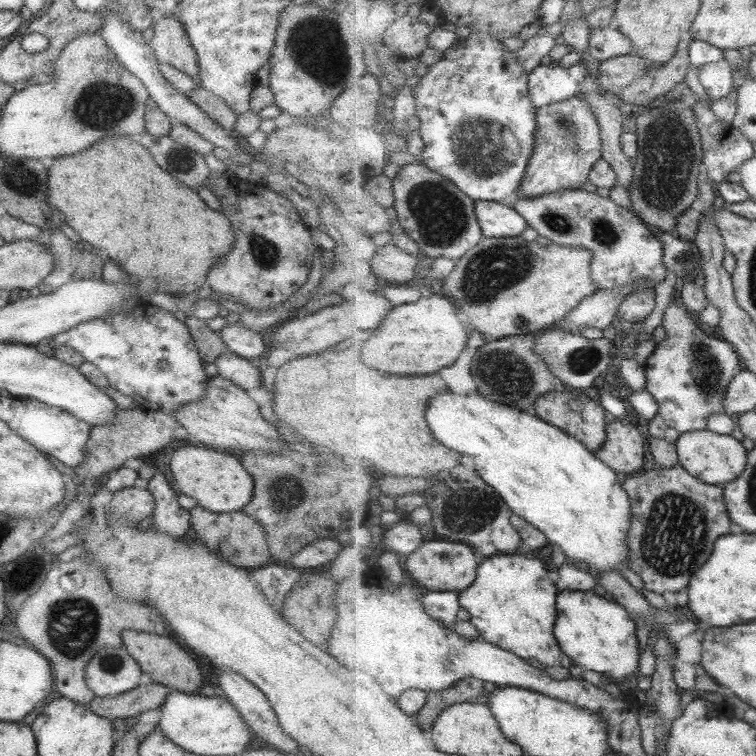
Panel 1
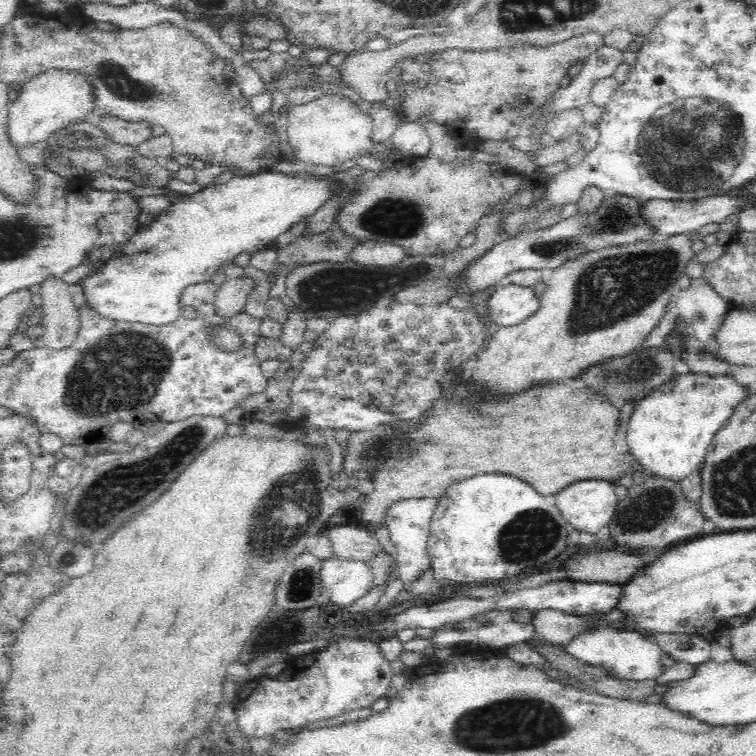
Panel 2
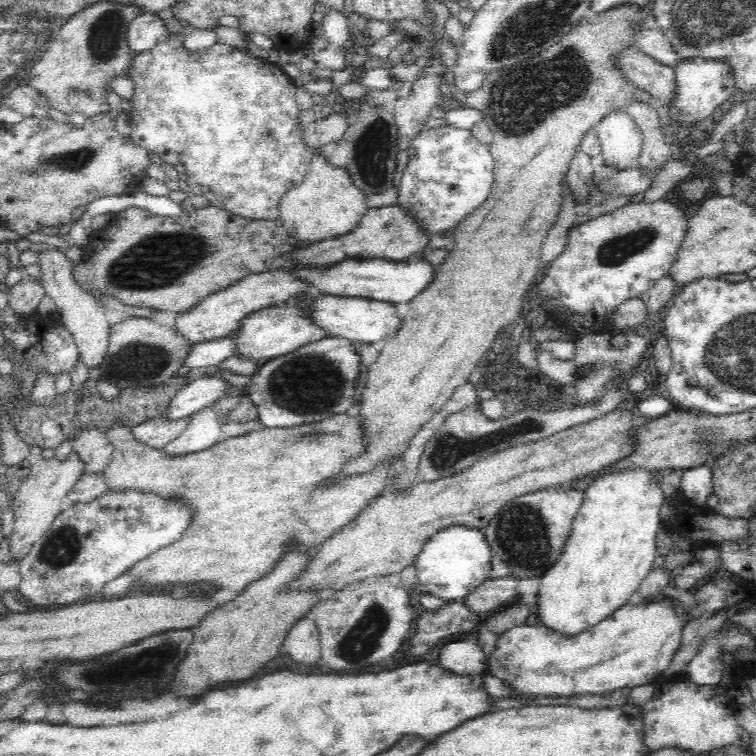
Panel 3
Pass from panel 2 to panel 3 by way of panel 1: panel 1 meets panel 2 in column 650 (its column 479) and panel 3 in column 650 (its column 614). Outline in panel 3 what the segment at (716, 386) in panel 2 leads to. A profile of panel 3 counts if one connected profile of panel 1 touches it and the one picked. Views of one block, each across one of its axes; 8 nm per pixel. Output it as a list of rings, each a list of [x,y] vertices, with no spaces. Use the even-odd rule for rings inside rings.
[[[617,468],[596,476],[585,484],[580,507],[574,516],[570,534],[560,558],[543,574],[544,584],[539,596],[539,618],[554,630],[576,634],[586,626],[600,622],[612,610],[628,602],[639,590],[644,577],[652,570],[657,554],[657,536],[663,528],[660,509],[665,501],[662,481],[656,480],[652,468]]]

